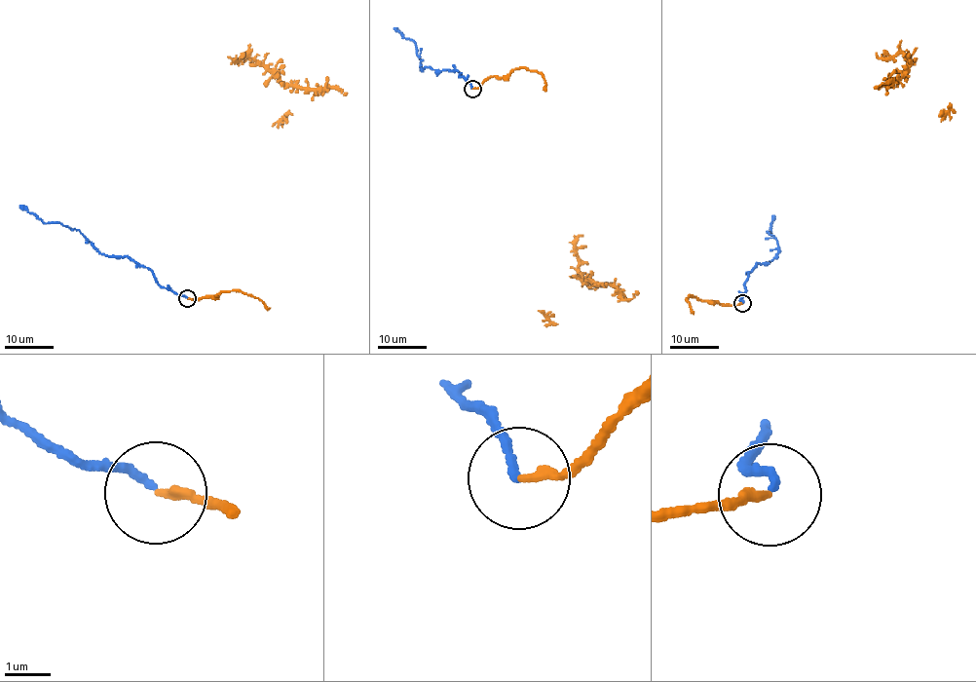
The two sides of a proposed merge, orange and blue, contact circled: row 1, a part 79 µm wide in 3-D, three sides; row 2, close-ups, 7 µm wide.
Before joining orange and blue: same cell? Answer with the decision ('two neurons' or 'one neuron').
two neurons

